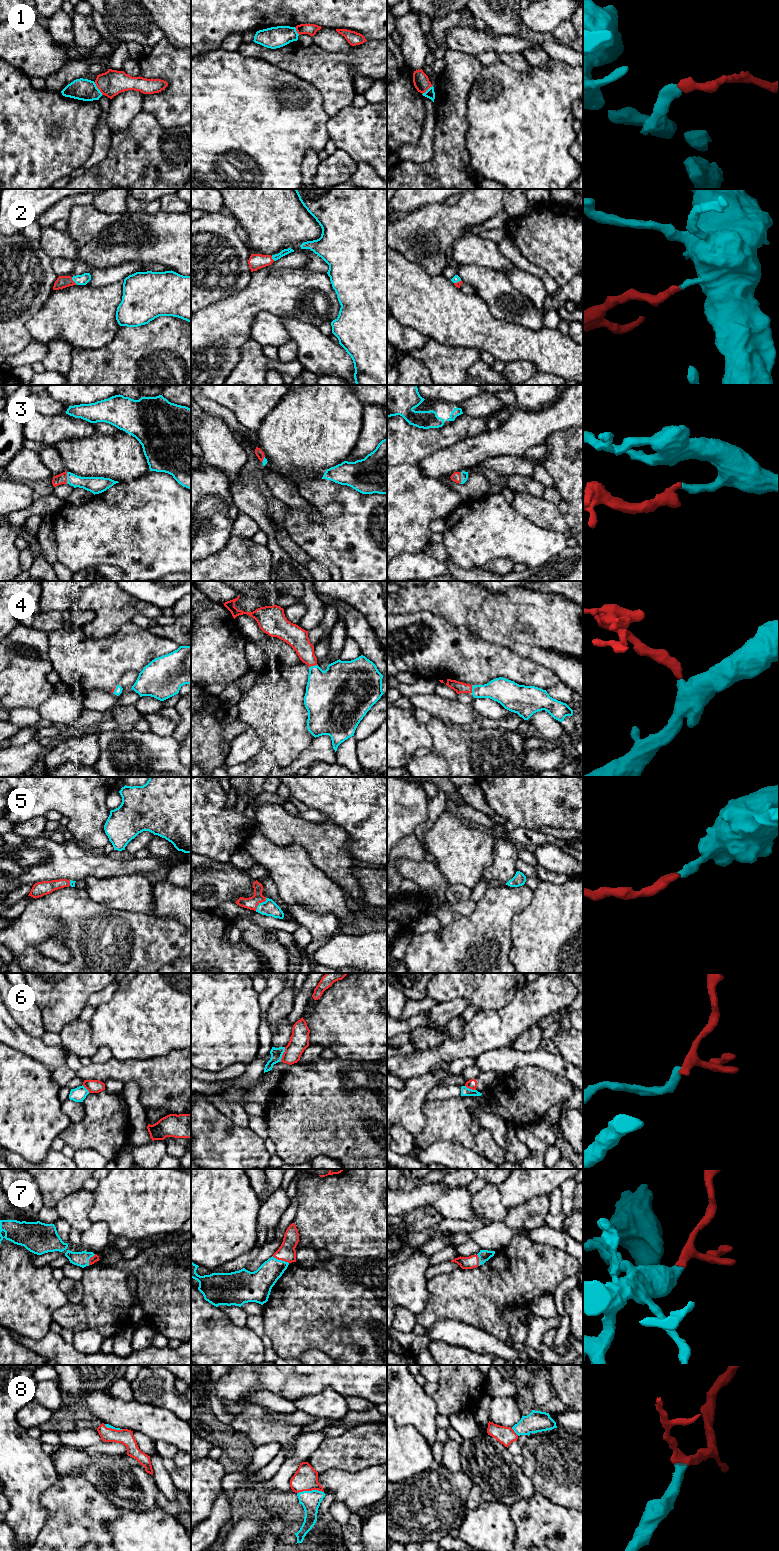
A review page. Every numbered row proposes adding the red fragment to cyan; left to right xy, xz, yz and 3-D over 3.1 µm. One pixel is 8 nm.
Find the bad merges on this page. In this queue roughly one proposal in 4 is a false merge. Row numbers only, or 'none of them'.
1, 6

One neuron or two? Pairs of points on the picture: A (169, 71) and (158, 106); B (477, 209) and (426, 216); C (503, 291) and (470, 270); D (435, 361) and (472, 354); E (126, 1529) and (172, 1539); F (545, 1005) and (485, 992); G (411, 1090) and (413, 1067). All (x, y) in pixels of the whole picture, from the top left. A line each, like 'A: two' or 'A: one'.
A: one
B: one
C: one
D: one
E: one
F: two
G: two

